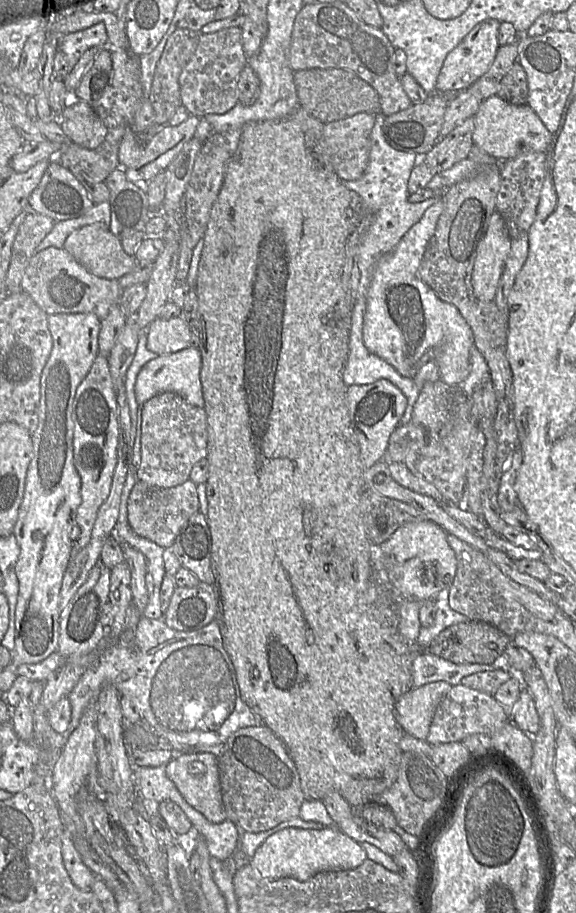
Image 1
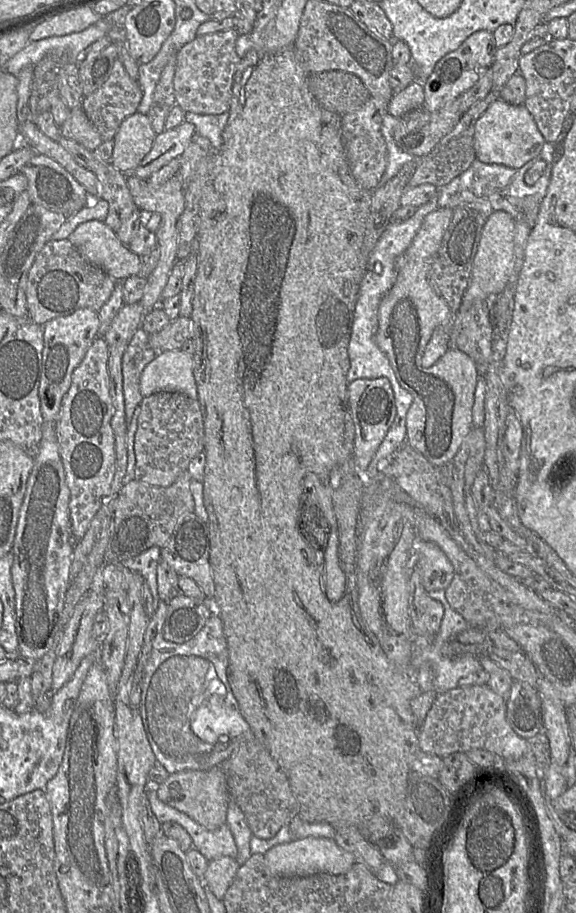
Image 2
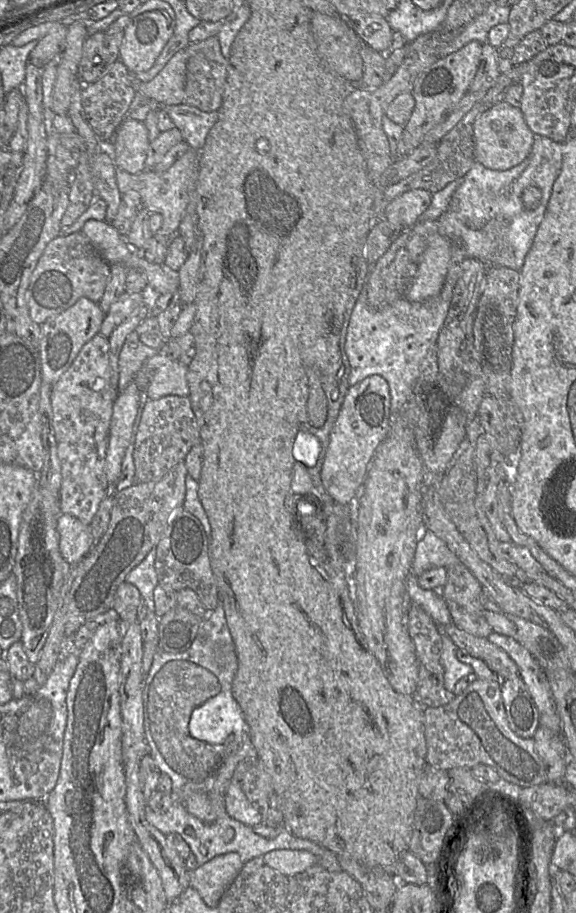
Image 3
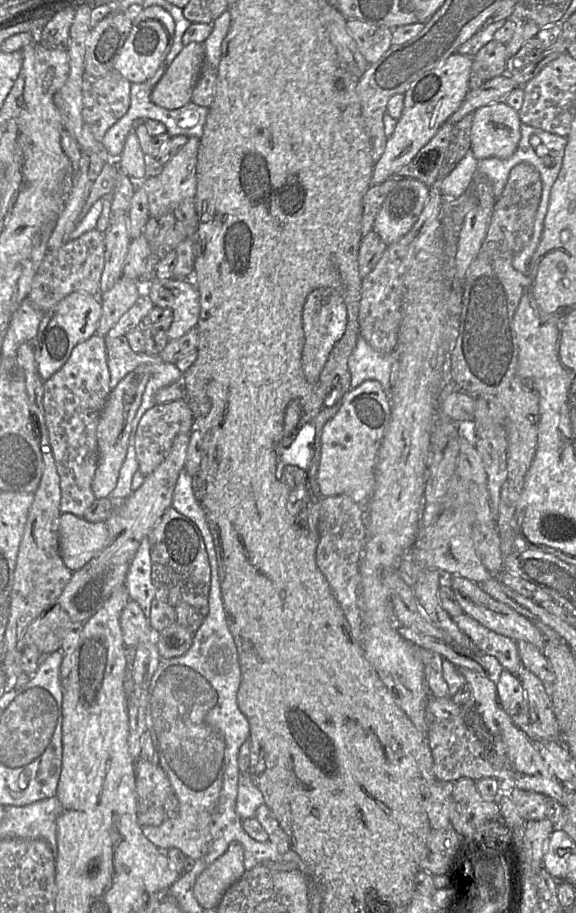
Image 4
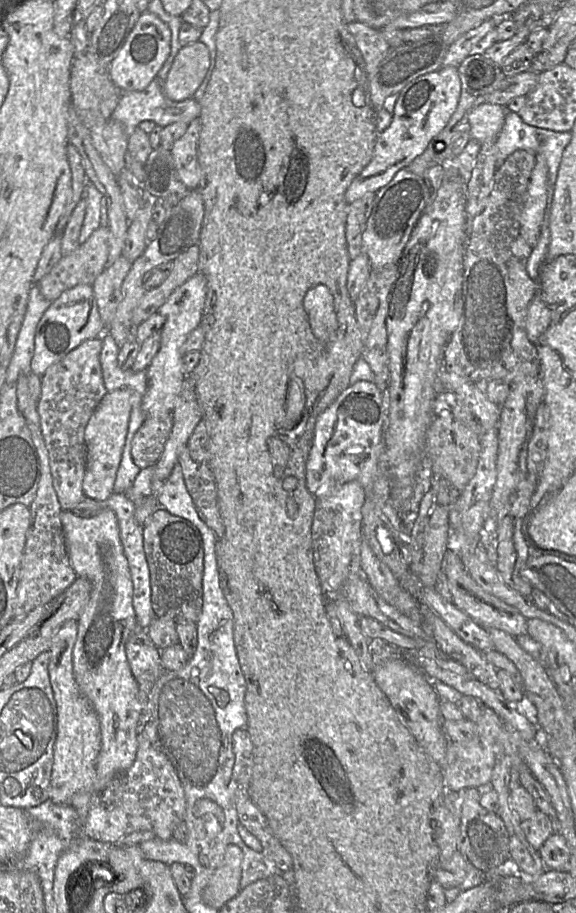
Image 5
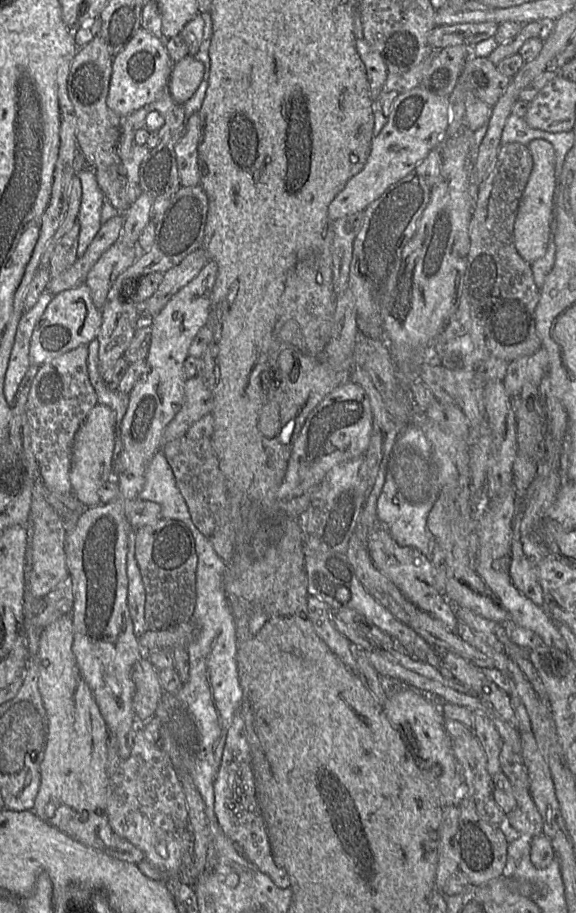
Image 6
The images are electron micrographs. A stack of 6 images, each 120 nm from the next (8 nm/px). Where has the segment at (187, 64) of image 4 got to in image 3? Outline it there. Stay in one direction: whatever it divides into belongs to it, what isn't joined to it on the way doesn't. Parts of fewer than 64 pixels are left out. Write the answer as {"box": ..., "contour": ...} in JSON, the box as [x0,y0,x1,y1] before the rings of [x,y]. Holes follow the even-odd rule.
{"box":[131,50,187,106],"contour":[[[187,50],[178,51],[164,68],[149,82],[139,81],[131,75],[134,91],[141,92],[145,97],[161,106],[183,104],[186,80]]]}

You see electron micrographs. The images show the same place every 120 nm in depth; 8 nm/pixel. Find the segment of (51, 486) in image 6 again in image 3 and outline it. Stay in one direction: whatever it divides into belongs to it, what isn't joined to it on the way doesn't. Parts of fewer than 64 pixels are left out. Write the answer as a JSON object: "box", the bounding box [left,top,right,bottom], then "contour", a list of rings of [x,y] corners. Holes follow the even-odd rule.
{"box":[51,334,118,525],"contour":[[[100,334],[91,338],[51,388],[52,428],[57,445],[57,455],[61,466],[60,510],[70,514],[82,523],[90,525],[100,503],[109,494],[105,472],[105,459],[113,404],[118,391],[111,384],[108,339]]]}

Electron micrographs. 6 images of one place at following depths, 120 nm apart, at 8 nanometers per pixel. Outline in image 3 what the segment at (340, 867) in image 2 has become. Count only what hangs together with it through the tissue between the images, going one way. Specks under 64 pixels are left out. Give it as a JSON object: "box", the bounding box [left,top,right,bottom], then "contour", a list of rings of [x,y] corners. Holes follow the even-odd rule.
{"box":[262,849,319,875],"contour":[[[279,849],[262,857],[269,867],[283,875],[295,875],[319,864],[317,857],[305,850]]]}

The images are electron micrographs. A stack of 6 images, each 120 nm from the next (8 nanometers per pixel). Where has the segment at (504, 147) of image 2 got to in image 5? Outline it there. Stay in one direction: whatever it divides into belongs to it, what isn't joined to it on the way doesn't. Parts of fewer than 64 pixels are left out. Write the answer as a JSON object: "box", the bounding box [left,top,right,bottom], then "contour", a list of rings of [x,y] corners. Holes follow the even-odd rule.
{"box":[468,103,507,144],"contour":[[[481,103],[468,116],[468,130],[480,144],[496,141],[503,128],[507,108],[498,104]]]}

